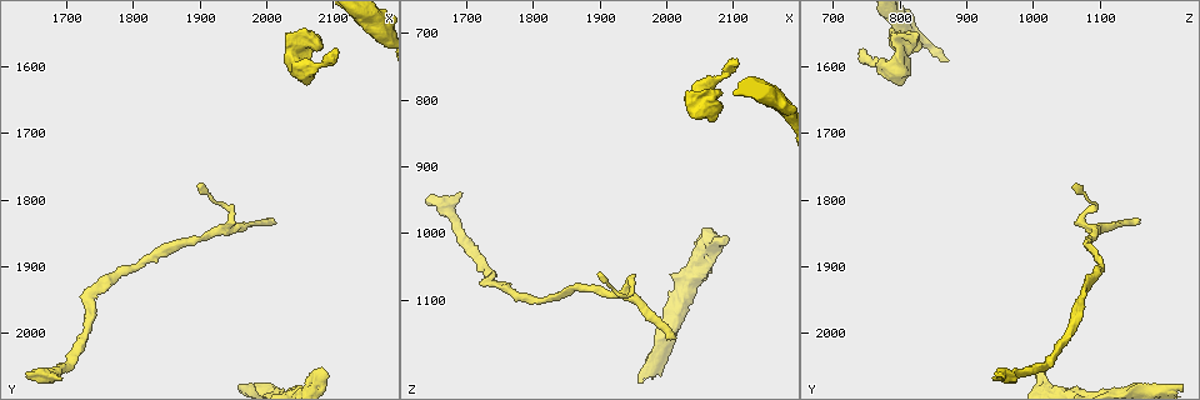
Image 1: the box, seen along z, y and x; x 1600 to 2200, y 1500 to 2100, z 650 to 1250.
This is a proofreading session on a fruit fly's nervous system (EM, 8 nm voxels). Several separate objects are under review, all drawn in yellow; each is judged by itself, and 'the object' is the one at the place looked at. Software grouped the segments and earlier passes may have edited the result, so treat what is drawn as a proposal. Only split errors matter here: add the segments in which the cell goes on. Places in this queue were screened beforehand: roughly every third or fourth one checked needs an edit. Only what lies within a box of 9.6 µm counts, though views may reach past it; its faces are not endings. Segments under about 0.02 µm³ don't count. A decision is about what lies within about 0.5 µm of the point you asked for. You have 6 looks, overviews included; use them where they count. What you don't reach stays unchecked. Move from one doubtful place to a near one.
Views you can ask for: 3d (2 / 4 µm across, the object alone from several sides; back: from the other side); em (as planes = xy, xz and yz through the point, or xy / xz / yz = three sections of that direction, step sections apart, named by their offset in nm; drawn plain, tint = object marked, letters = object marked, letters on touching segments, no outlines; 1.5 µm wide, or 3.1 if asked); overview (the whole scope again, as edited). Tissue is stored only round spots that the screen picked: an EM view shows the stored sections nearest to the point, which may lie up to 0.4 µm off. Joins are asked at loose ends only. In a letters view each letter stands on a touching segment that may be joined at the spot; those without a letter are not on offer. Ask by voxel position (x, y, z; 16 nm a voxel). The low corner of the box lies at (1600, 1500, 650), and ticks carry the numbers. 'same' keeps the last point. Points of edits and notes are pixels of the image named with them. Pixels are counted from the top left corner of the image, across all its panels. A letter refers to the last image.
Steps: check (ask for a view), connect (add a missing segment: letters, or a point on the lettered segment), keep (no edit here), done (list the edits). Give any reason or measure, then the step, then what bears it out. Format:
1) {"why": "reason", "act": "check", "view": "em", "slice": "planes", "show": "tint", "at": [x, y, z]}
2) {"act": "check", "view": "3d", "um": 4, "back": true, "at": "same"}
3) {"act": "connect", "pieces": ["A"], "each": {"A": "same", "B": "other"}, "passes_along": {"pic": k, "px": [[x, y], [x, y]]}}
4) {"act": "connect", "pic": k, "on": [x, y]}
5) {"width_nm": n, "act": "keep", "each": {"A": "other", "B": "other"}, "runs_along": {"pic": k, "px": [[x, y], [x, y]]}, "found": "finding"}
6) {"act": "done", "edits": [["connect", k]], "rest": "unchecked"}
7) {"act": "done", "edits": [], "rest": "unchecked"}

{"why": "free end", "act": "check", "view": "3d", "um": 4, "at": [2015, 1830, 1155]}

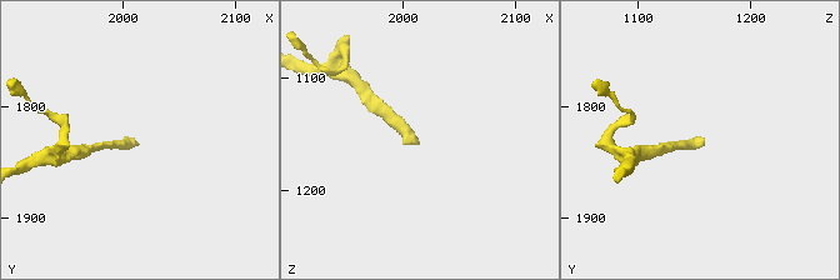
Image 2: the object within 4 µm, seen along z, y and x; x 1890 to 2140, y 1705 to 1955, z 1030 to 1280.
{"act": "check", "view": "em", "slice": "yz", "step": 4, "show": "tint", "at": [2016, 1834, 1156]}

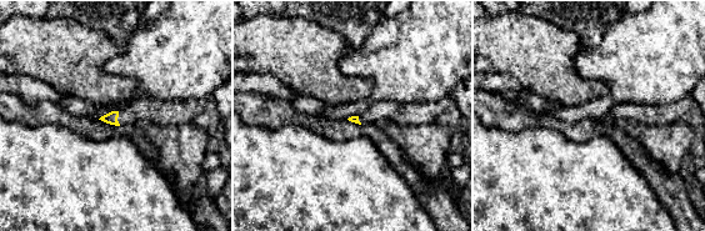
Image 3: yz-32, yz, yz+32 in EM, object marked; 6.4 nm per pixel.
{"why": "what lies round it", "act": "check", "view": "em", "slice": "yz", "step": 4, "show": "letters", "at": "same"}

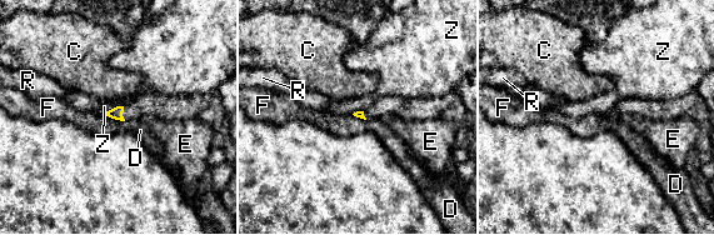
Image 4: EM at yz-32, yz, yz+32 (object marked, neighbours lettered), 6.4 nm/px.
{"act": "keep", "each": {"C": "other", "D": "other", "E": "other", "F": "other", "R": "other", "Z": "other"}, "found": "no lettered segment goes on from it"}

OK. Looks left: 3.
{"why": "thick end", "act": "check", "view": "em", "slice": "planes", "show": "letters", "at": [2085, 2050, 1010]}

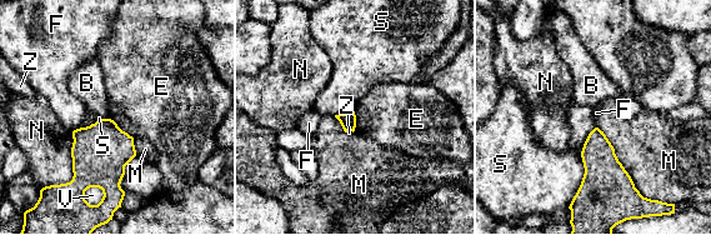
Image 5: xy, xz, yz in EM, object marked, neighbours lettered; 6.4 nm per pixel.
{"act": "keep", "each": {"B": "other", "E": "other", "F": "other", "M": "other", "N": "other", "S": "other", "V": "other", "Z": "other"}, "border": {"pic": 5, "px": [[109, 118], [134, 138]]}, "found": "none of them fits"}

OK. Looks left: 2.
{"why": "an open end", "act": "check", "view": "3d", "um": 4, "at": [1645, 2055, 950]}

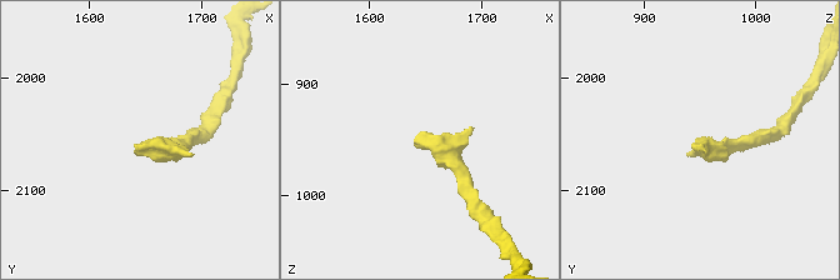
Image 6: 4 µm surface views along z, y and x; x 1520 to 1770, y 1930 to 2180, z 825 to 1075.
{"act": "check", "view": "em", "slice": "planes", "show": "letters", "at": [1640, 2060, 948]}

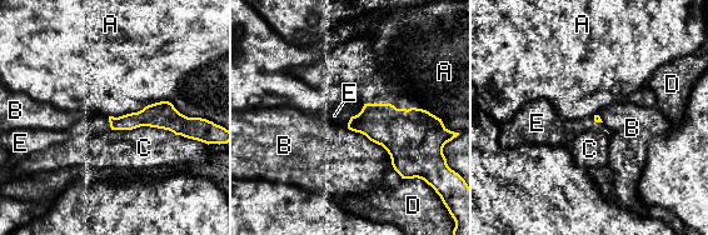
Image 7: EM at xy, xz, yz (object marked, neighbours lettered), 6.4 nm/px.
{"act": "connect", "pieces": ["E"], "each": {"A": "other", "B": "other", "C": "other", "D": "other", "E": "same"}, "found": "the cell continues"}

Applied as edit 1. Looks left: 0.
{"act": "done", "edits": [["connect", 7]], "rest": "unchecked"}

